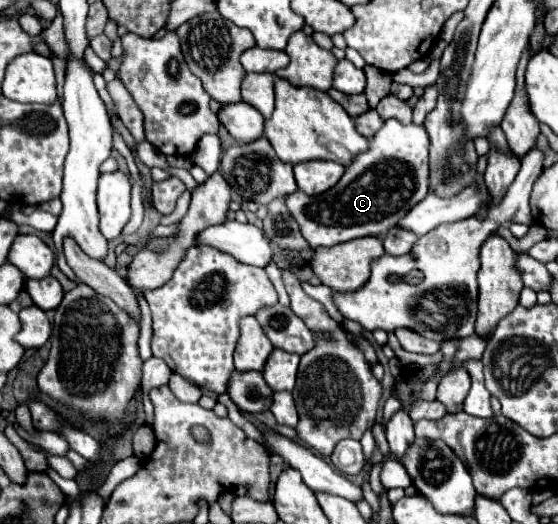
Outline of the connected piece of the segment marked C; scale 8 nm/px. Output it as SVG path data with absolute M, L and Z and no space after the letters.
M387 119L383 129L369 141L369 149L347 167L341 181L317 197L295 191L285 197L289 213L295 217L309 245L335 245L357 237L383 235L395 227L429 191L429 135L423 125L403 125Z

